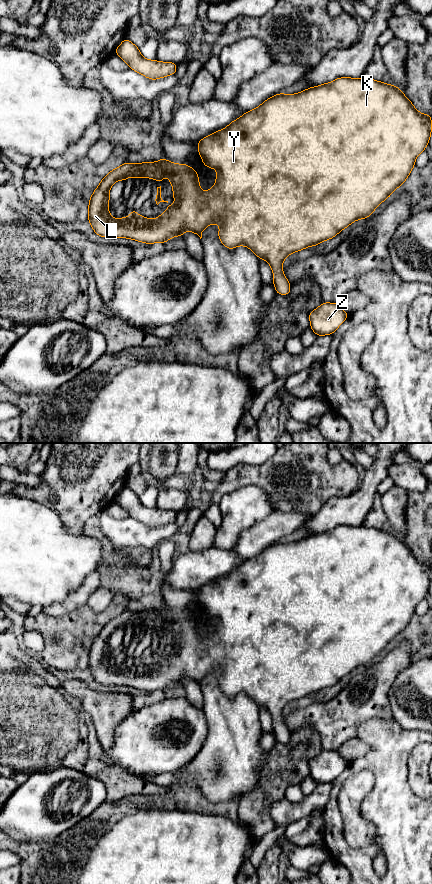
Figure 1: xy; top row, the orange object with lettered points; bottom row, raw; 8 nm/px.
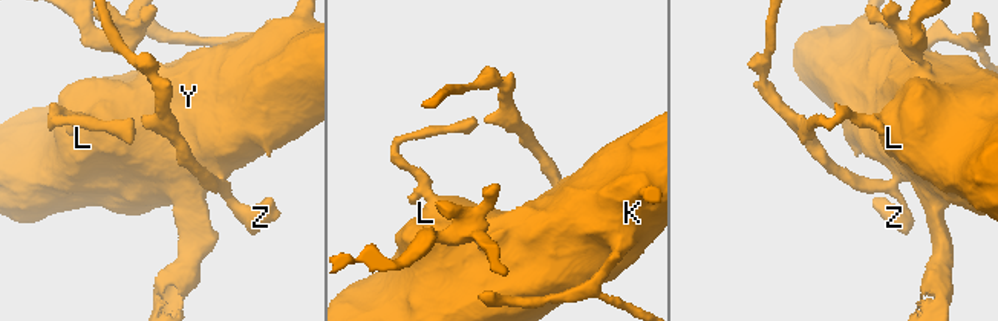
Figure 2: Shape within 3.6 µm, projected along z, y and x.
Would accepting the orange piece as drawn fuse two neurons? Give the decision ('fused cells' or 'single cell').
single cell

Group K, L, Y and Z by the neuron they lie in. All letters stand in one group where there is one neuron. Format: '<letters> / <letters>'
K L Y Z

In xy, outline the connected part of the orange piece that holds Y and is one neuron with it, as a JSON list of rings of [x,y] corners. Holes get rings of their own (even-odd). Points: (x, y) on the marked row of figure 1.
[[[365,76],[362,78],[340,77],[332,82],[328,82],[319,86],[310,87],[302,92],[296,94],[278,93],[267,100],[260,106],[251,111],[245,112],[241,117],[232,121],[226,128],[218,130],[209,136],[198,141],[198,153],[202,158],[203,164],[207,168],[214,168],[217,170],[215,176],[216,182],[214,186],[203,192],[200,190],[198,173],[187,164],[176,164],[170,162],[162,157],[156,162],[143,162],[138,164],[131,164],[124,162],[121,166],[111,170],[104,176],[98,187],[94,190],[92,196],[89,198],[88,206],[88,221],[93,231],[100,237],[105,238],[128,238],[146,244],[163,243],[165,244],[169,239],[180,236],[183,238],[183,233],[191,231],[196,233],[200,239],[202,238],[202,231],[209,225],[217,223],[220,227],[218,238],[221,243],[232,250],[237,246],[246,246],[259,259],[266,260],[273,271],[273,285],[276,293],[279,295],[289,295],[291,285],[283,273],[284,259],[294,252],[298,252],[310,246],[317,246],[319,243],[334,238],[343,229],[351,225],[358,219],[365,219],[373,213],[373,211],[390,195],[401,186],[410,175],[411,170],[415,167],[415,160],[419,154],[425,151],[429,144],[432,132],[432,118],[428,114],[421,114],[412,104],[412,102],[403,94],[403,92],[396,86],[386,84],[373,79],[368,79]],[[165,176],[169,177],[169,182],[173,188],[173,196],[176,203],[168,204],[168,209],[165,210],[156,219],[147,219],[145,216],[139,216],[136,210],[130,211],[129,217],[122,217],[121,219],[113,218],[109,213],[108,202],[110,201],[109,191],[112,185],[118,180],[125,181],[128,177],[136,178],[152,178],[155,181],[162,183]]]

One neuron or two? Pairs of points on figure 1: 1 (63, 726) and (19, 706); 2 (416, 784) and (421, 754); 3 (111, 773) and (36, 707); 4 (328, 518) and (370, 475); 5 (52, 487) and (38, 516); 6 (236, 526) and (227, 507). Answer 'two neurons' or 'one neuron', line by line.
1: one neuron
2: one neuron
3: one neuron
4: one neuron
5: two neurons
6: one neuron

